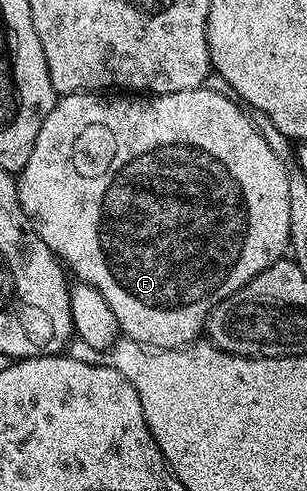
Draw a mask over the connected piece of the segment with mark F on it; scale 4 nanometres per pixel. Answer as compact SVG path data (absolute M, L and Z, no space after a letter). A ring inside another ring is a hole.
M202 85L190 91L148 97L130 97L125 93L110 95L113 95L110 99L105 93L63 95L58 98L51 113L47 113L47 121L43 121L43 129L39 129L39 137L35 137L35 149L31 157L27 157L27 165L16 176L19 205L35 233L43 237L45 244L62 264L72 274L74 271L80 282L103 293L103 301L111 305L111 313L115 313L115 321L124 338L134 339L149 349L187 347L204 332L205 320L215 305L219 305L219 301L243 289L243 285L250 283L256 275L263 273L263 269L277 263L286 254L290 246L290 204L287 198L290 172L285 171L286 160L277 155L267 141L263 141L252 118L241 112L242 104L228 94L212 91L210 87Z

